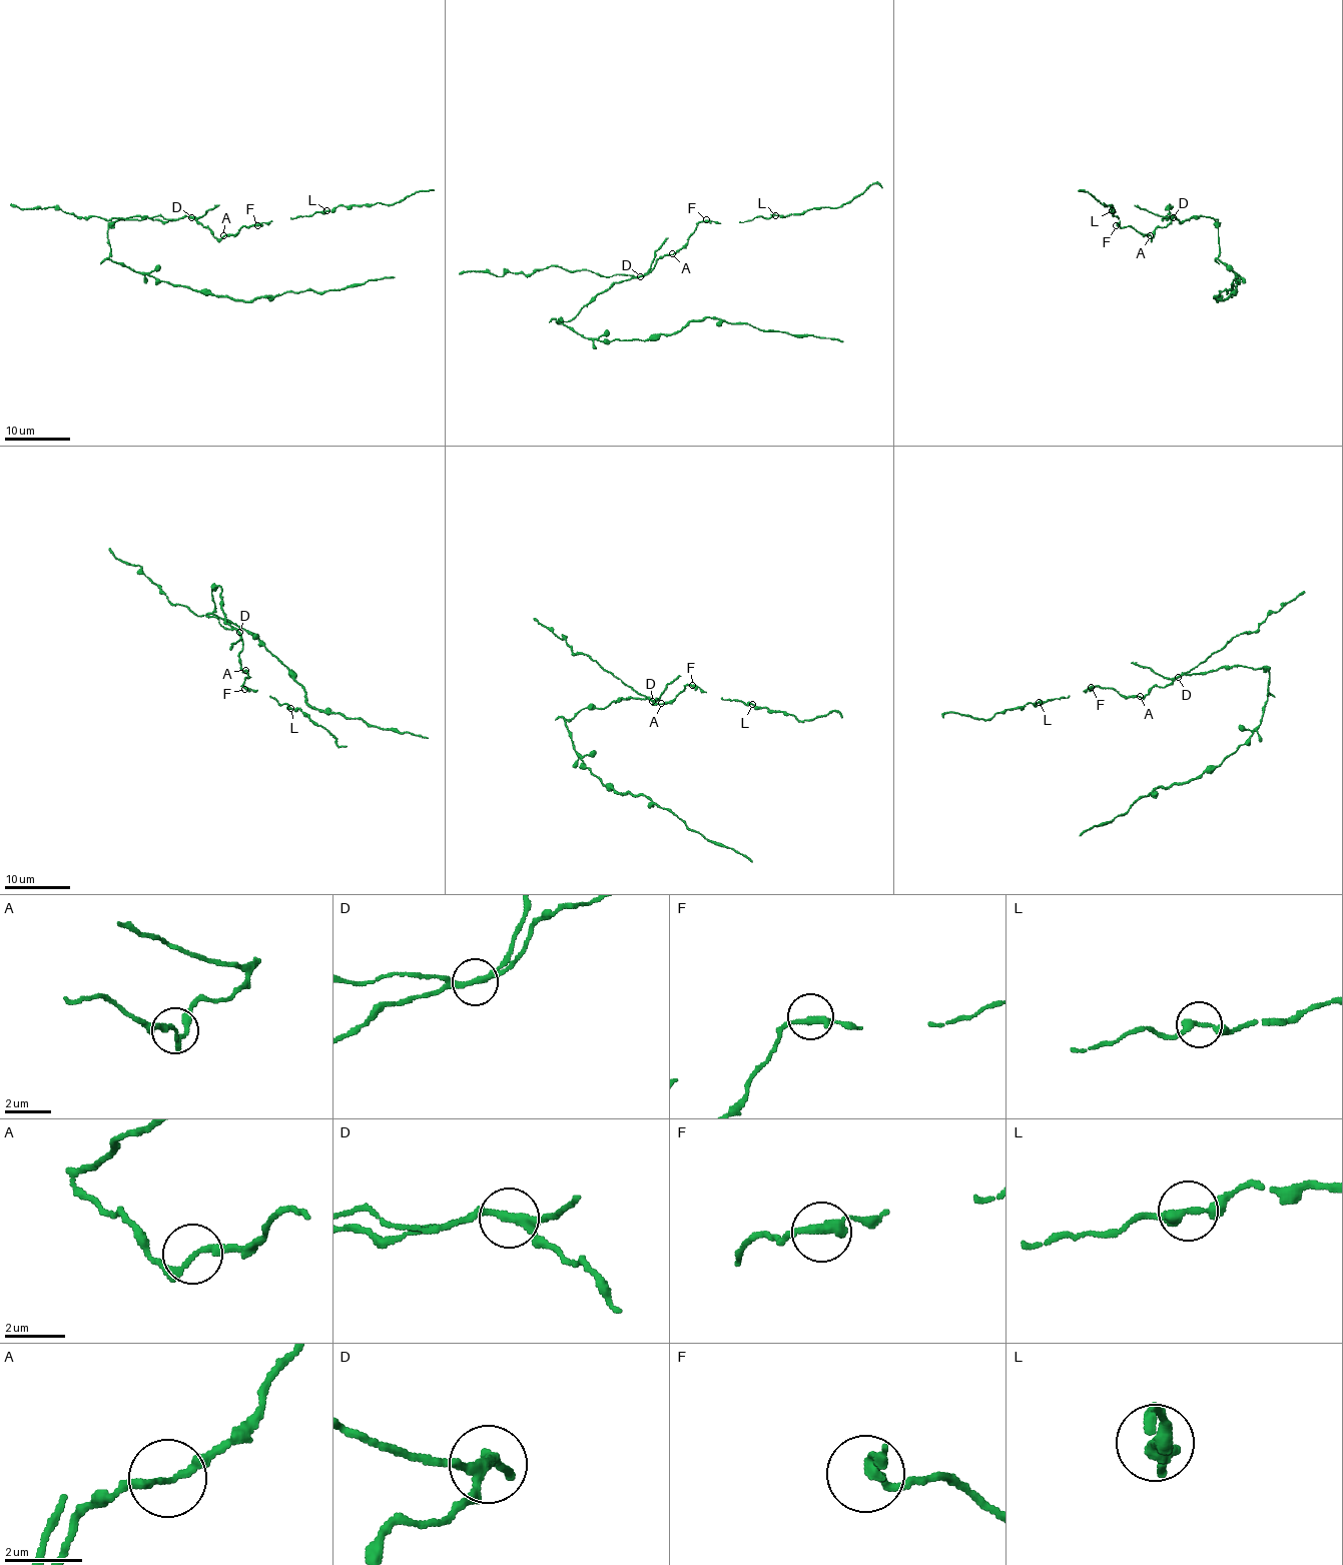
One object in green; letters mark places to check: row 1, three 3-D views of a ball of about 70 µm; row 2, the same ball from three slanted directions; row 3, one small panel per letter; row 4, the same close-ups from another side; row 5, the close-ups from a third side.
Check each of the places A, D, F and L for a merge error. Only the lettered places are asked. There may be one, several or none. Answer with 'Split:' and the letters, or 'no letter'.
Split: D

